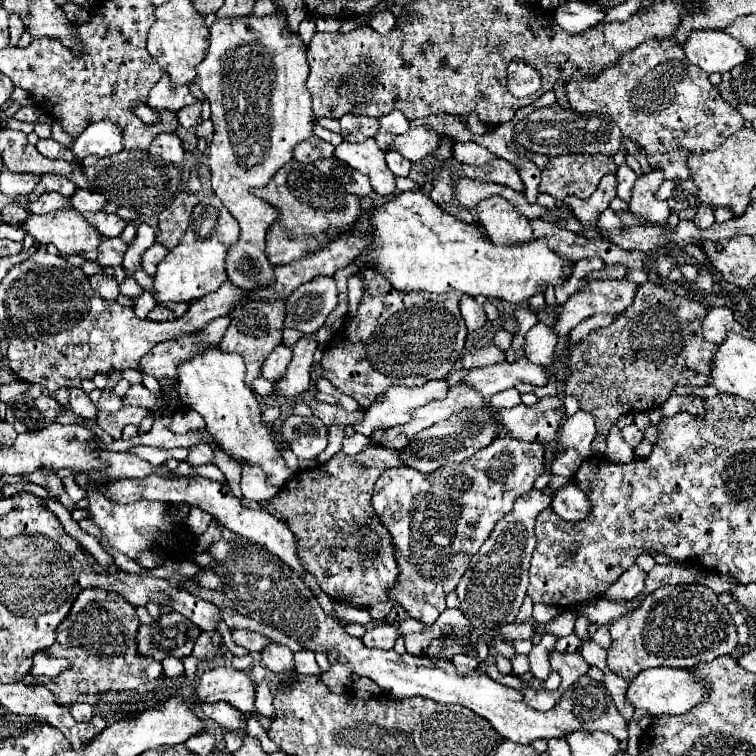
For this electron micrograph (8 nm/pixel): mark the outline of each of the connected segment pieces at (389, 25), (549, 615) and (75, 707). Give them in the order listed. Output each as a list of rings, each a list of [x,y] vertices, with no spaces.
[[[378,11],[374,17],[372,17],[372,21],[370,21],[370,27],[374,29],[374,31],[378,31],[378,33],[382,33],[382,35],[386,35],[386,33],[390,33],[392,29],[394,29],[394,25],[396,25],[396,19],[394,19],[394,15],[392,15],[392,11]]]
[[[536,603],[532,617],[534,617],[536,623],[546,623],[546,621],[552,621],[554,617],[558,617],[558,609],[556,609],[556,607],[548,607],[548,605]]]
[[[72,703],[70,713],[76,721],[90,721],[92,719],[92,707],[88,703]]]

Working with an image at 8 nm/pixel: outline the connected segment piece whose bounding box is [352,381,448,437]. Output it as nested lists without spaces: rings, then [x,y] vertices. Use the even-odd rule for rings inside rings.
[[[430,381],[422,387],[390,387],[374,403],[364,409],[366,415],[362,423],[354,423],[354,431],[370,437],[376,429],[394,427],[410,421],[410,413],[416,407],[426,405],[434,399],[444,399],[446,395],[446,381]]]

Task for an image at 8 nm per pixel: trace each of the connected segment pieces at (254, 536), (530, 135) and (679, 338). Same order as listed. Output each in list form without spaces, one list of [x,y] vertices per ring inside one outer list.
[[[148,475],[146,479],[116,479],[110,483],[104,483],[104,489],[110,497],[116,499],[116,503],[132,503],[140,499],[148,501],[162,501],[162,503],[188,503],[204,509],[210,513],[214,519],[218,519],[226,529],[230,529],[236,535],[242,535],[262,547],[266,547],[270,553],[278,555],[286,565],[290,565],[298,575],[304,575],[304,569],[300,565],[300,559],[296,555],[296,541],[292,531],[274,519],[270,513],[264,509],[250,509],[244,507],[238,497],[230,489],[226,489],[220,481],[212,481],[208,477],[198,477],[198,475],[188,475],[182,479],[166,479],[160,475]]]
[[[558,103],[536,109],[526,119],[516,125],[516,139],[522,147],[542,155],[566,155],[566,153],[604,153],[614,155],[622,143],[622,133],[618,125],[604,113],[578,113],[572,109],[562,109]]]
[[[646,283],[638,287],[632,305],[622,311],[612,325],[590,331],[580,343],[570,347],[570,369],[572,375],[564,387],[564,395],[572,395],[580,401],[580,409],[588,411],[596,419],[596,429],[600,435],[608,437],[612,425],[616,425],[620,415],[628,413],[646,413],[658,409],[672,395],[674,387],[704,387],[706,371],[710,371],[710,359],[718,345],[710,343],[702,335],[702,321],[706,317],[706,307],[680,297],[656,283]]]

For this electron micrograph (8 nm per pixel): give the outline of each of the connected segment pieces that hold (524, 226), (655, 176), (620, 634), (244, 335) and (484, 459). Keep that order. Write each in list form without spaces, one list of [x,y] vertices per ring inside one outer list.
[[[490,197],[476,207],[478,221],[492,243],[526,243],[532,239],[530,221],[520,215],[504,197]]]
[[[650,171],[639,176],[632,189],[629,210],[646,217],[652,223],[662,223],[664,219],[668,219],[670,209],[666,201],[656,199],[656,191],[662,185],[662,181],[664,181],[662,171]]]
[[[664,585],[656,591],[652,591],[636,611],[630,615],[624,615],[620,619],[612,621],[610,627],[612,633],[612,647],[608,649],[608,669],[622,679],[630,681],[634,679],[640,671],[648,667],[694,667],[704,661],[714,661],[720,655],[732,653],[738,645],[738,635],[736,627],[732,623],[730,613],[726,607],[718,601],[718,597],[702,585]]]
[[[242,301],[238,303],[232,311],[232,323],[226,331],[226,335],[220,341],[222,351],[238,353],[244,357],[246,363],[246,385],[250,387],[252,381],[260,375],[264,359],[282,343],[282,329],[284,329],[284,303],[274,301],[274,303],[264,303],[264,301]]]
[[[498,437],[490,447],[480,449],[462,465],[446,465],[432,473],[420,473],[410,467],[386,469],[374,487],[372,507],[382,519],[382,525],[394,539],[394,555],[398,563],[398,583],[390,587],[390,601],[406,611],[408,617],[432,625],[446,609],[446,595],[460,583],[470,557],[488,539],[494,523],[512,511],[518,497],[532,489],[538,475],[544,473],[544,445],[520,441],[512,437]]]

